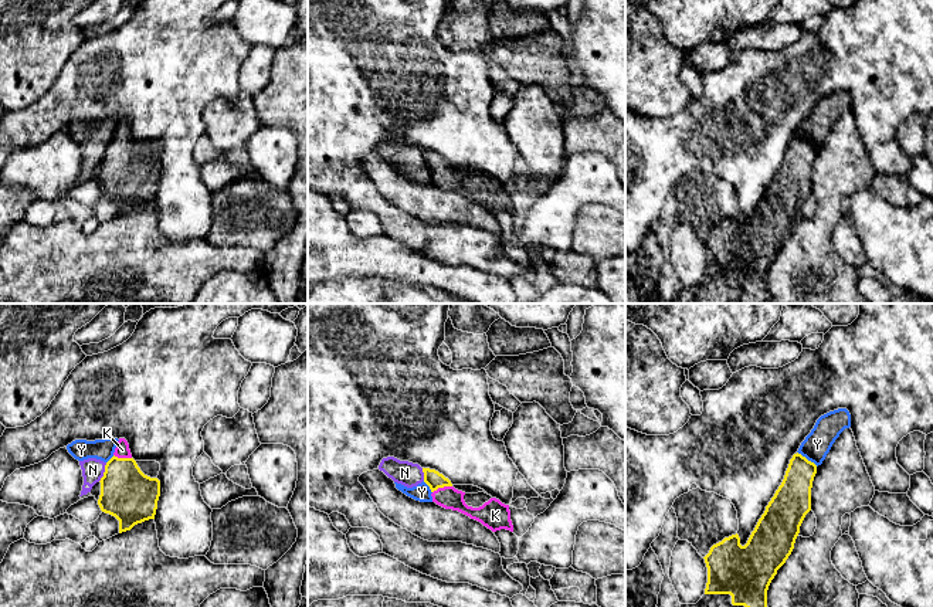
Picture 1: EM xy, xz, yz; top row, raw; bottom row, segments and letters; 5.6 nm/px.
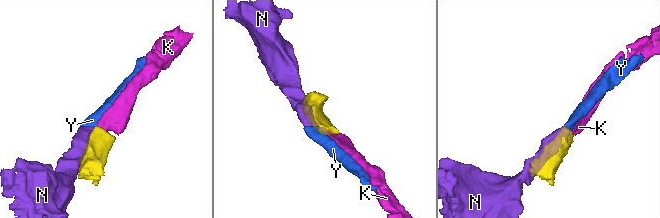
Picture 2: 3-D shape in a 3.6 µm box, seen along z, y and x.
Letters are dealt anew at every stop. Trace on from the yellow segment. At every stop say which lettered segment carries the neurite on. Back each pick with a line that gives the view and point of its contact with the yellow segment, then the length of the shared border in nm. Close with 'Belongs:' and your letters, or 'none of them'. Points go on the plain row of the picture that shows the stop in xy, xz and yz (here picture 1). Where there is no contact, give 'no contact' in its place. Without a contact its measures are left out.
K: xz (441, 169) | 120 nm
Belongs: K

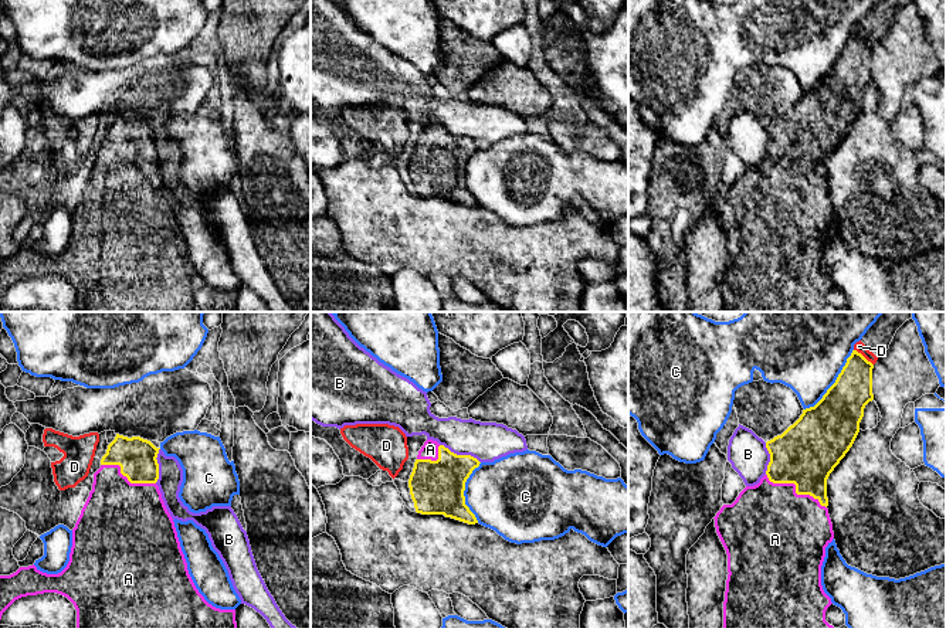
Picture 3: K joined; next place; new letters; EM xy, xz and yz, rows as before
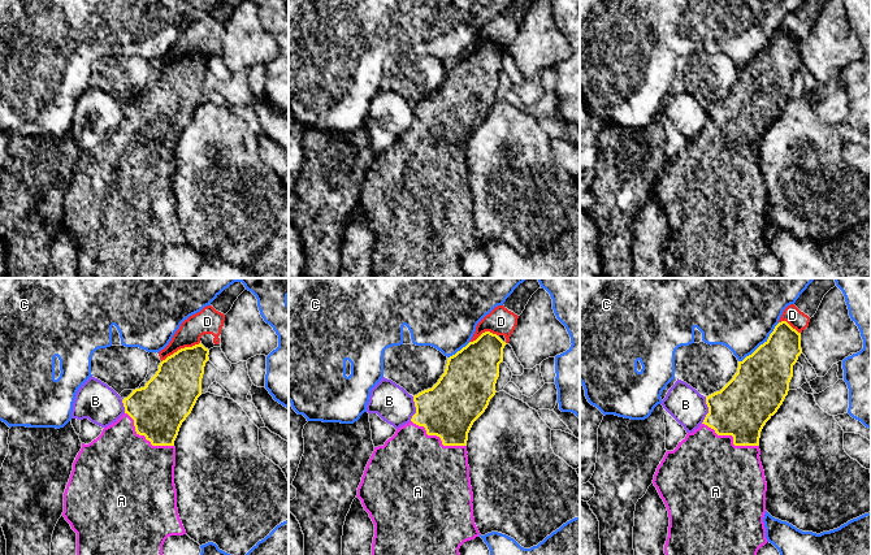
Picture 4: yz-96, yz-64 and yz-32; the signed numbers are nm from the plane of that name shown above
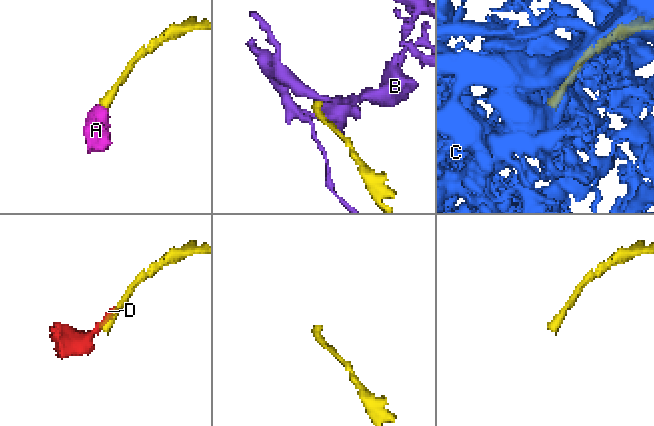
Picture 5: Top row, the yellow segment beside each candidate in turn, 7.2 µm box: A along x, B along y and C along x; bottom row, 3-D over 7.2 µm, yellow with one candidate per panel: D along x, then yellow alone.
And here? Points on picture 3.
A: yz (796, 170) | 400 nm
Belongs: A

